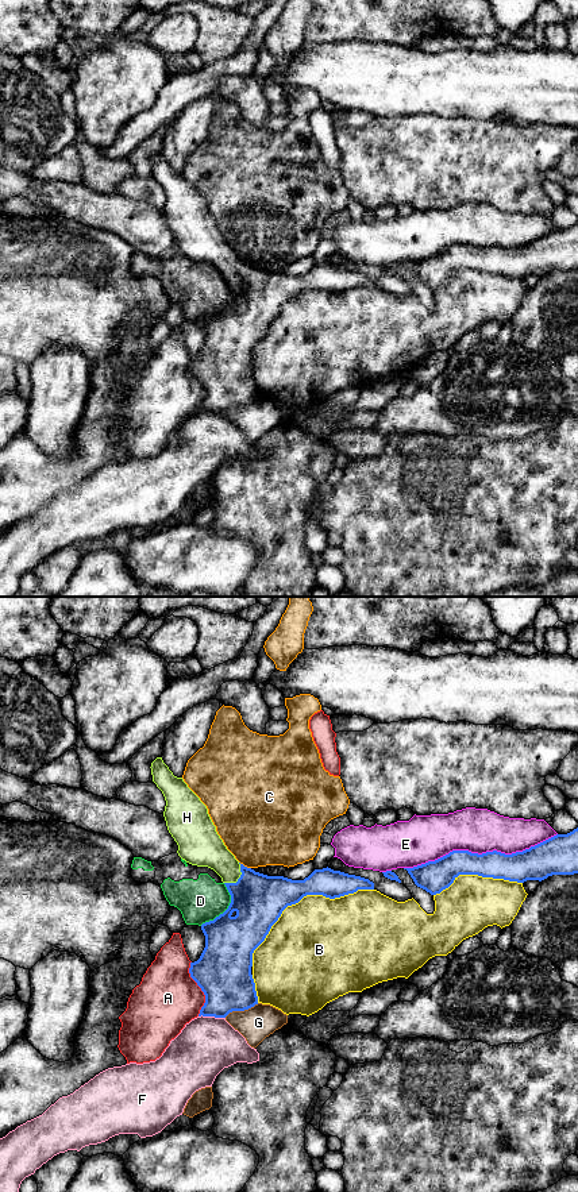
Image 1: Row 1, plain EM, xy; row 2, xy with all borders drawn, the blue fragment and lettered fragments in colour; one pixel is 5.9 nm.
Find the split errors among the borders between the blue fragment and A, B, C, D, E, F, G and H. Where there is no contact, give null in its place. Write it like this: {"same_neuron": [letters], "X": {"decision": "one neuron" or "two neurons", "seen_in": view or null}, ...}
{"same_neuron": ["H"], "A": {"decision": "two neurons", "seen_in": "xy"}, "B": {"decision": "two neurons", "seen_in": "xy"}, "C": {"decision": "two neurons", "seen_in": "xy"}, "D": {"decision": "two neurons", "seen_in": "xy"}, "E": {"decision": "two neurons", "seen_in": "xy"}, "F": {"decision": "two neurons", "seen_in": "xy"}, "G": {"decision": "two neurons", "seen_in": "xy"}, "H": {"decision": "one neuron", "seen_in": "xy"}}

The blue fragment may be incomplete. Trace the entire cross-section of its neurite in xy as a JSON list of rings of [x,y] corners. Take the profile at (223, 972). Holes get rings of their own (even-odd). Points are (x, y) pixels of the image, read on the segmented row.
[[[157,757],[150,768],[153,782],[162,791],[166,801],[163,817],[169,833],[178,845],[178,856],[192,865],[213,869],[231,895],[228,909],[213,921],[201,925],[205,948],[200,958],[190,963],[190,977],[205,995],[205,1003],[199,1017],[226,1018],[232,1011],[248,1010],[258,1004],[255,983],[251,975],[253,953],[265,941],[282,911],[288,906],[298,903],[307,895],[323,895],[335,899],[354,894],[358,890],[374,890],[374,883],[328,867],[315,869],[304,880],[267,876],[244,867],[227,849],[216,832],[207,806],[188,787],[184,779],[174,776],[162,757]]]

